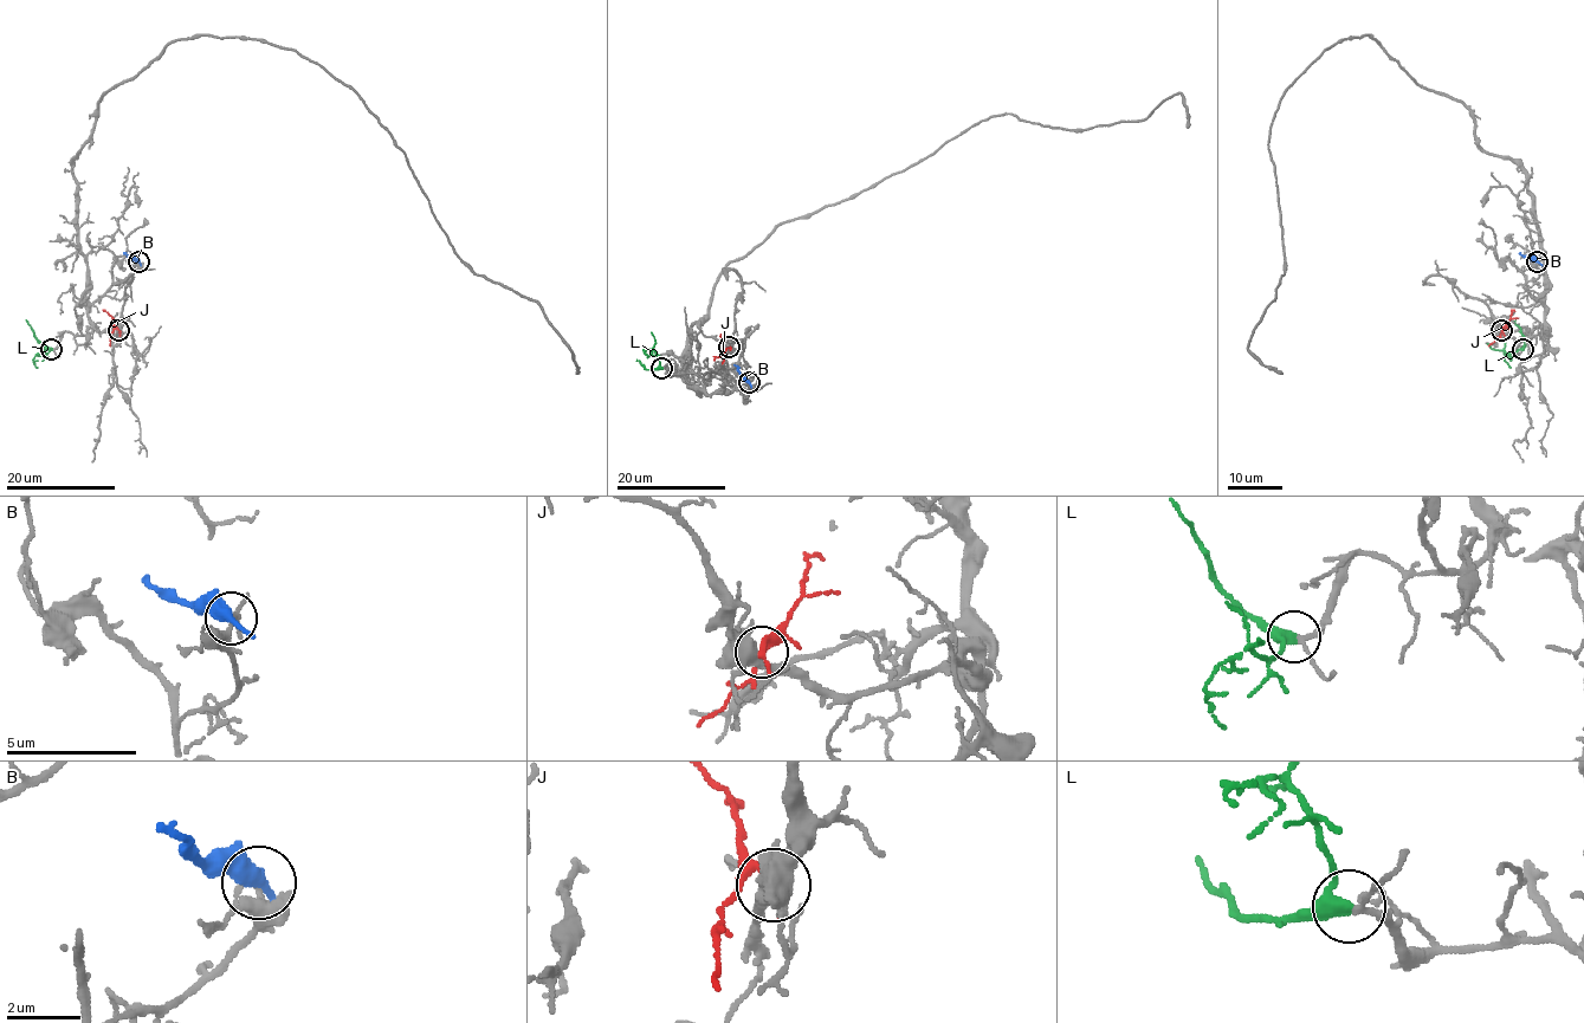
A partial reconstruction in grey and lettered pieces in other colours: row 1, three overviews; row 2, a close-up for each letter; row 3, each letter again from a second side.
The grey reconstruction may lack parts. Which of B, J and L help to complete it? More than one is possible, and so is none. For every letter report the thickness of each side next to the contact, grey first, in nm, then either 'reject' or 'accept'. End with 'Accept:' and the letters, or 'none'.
B: 240/500 nm | reject
J: 550/200 nm | reject
L: 170/340 nm | accept
Accept: L

